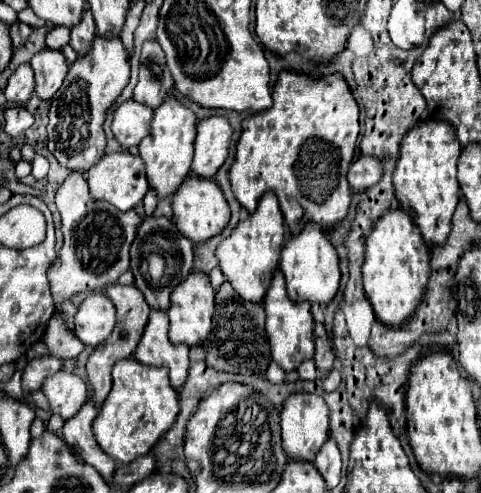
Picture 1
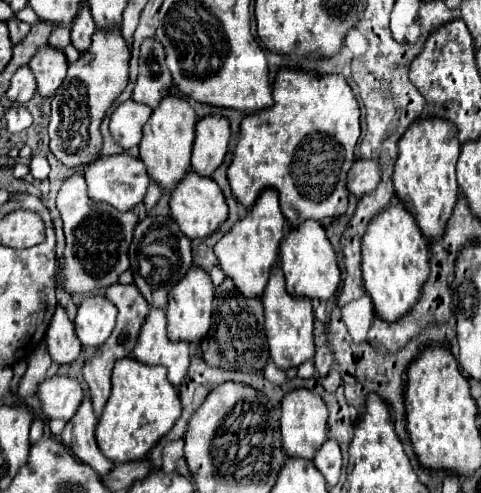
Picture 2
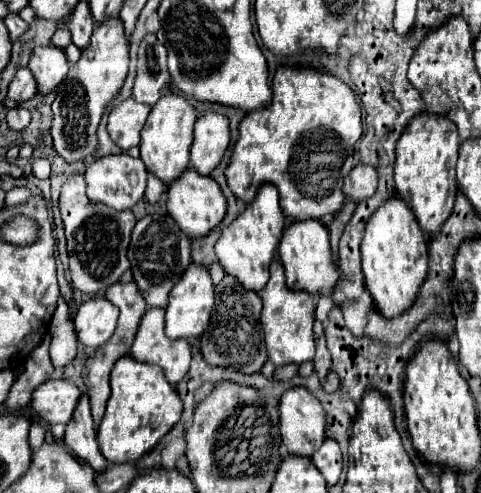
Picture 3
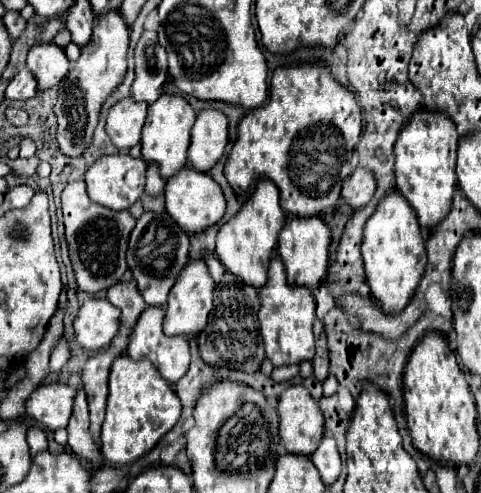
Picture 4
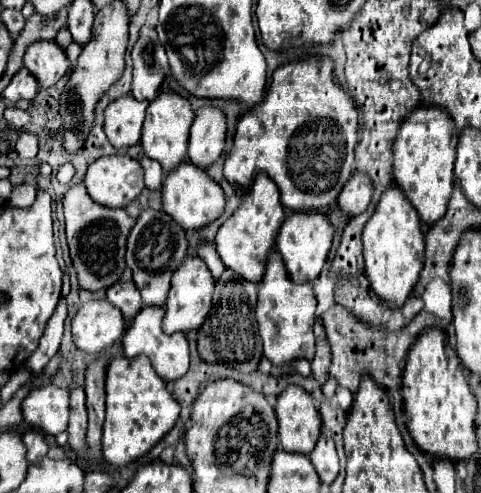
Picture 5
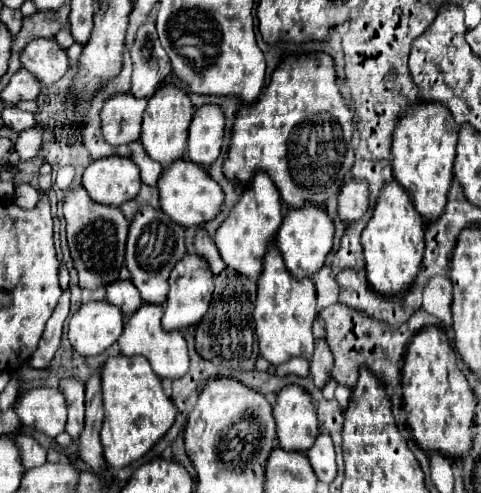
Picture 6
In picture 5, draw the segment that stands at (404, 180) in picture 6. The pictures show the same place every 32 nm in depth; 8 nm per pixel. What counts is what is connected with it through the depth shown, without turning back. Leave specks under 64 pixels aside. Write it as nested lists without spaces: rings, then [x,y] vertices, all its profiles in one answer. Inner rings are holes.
[[[416,106],[412,114],[408,114],[394,140],[394,166],[392,174],[396,184],[400,184],[402,192],[408,196],[422,222],[434,224],[446,212],[452,184],[454,184],[454,158],[456,158],[458,130],[452,124],[448,112],[440,112],[440,108]]]

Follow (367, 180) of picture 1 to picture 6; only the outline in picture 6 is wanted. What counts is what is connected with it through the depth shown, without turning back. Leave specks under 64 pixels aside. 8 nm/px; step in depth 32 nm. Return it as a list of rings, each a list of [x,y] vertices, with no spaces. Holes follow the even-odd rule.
[[[348,180],[338,194],[338,218],[348,226],[364,216],[368,210],[368,186],[364,182]]]

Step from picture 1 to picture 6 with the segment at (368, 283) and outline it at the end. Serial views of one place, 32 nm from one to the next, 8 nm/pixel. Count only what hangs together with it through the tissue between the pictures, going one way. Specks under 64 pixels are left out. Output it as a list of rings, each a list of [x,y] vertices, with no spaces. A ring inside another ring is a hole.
[[[396,180],[384,184],[372,218],[362,232],[362,246],[366,258],[366,278],[378,294],[402,294],[414,282],[424,256],[424,218],[416,212],[412,200],[408,200],[408,192],[404,192]]]

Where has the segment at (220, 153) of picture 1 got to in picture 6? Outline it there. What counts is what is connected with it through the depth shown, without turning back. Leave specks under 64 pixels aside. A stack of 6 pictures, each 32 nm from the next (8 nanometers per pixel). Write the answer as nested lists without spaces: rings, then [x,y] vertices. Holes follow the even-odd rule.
[[[206,104],[196,108],[188,130],[188,158],[200,166],[210,166],[222,148],[224,114],[220,106]]]

